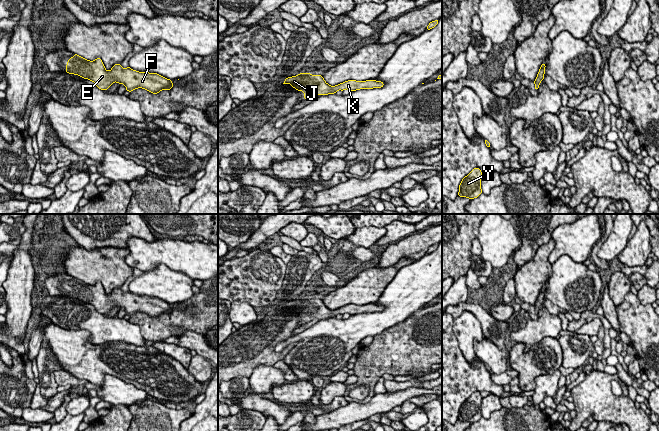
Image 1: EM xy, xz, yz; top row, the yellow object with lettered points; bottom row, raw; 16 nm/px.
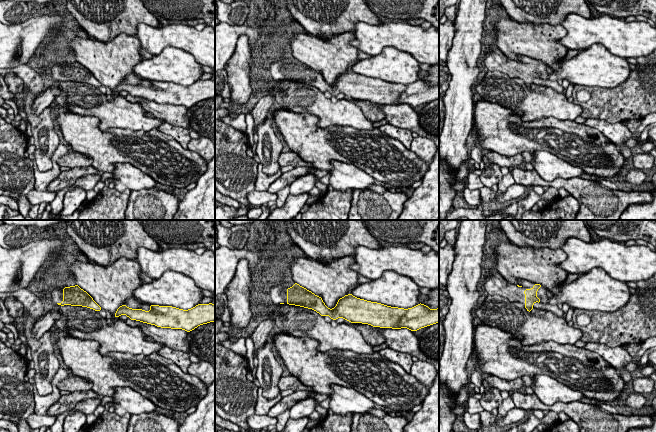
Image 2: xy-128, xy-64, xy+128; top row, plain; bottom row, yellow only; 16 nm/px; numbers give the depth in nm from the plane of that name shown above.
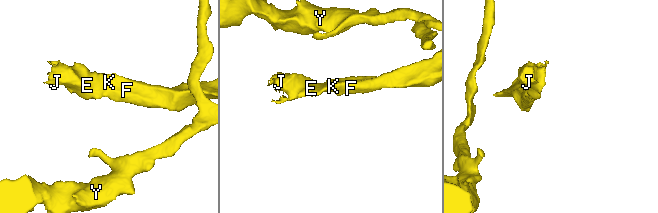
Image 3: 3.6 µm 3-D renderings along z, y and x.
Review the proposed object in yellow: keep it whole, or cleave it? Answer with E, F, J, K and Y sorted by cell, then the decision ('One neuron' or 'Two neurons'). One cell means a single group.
Groups: E F J K Y. One neuron

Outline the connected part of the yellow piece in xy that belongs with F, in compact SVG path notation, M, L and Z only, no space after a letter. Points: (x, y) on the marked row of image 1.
M77 54L67 61L66 73L91 80L101 90L107 90L114 82L124 84L129 92L143 88L157 94L161 90L170 90L173 87L172 80L157 73L139 72L130 67L124 69L120 64L115 64L107 71L100 58L89 61Z

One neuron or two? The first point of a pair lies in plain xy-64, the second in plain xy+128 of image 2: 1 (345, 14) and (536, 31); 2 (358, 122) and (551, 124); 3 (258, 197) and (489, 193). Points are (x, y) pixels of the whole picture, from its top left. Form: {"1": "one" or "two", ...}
{"1": "two", "2": "two", "3": "two"}

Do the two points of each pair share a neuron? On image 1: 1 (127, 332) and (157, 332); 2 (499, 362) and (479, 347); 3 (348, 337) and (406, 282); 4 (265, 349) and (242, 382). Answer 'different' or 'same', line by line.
1: different
2: same
3: same
4: different

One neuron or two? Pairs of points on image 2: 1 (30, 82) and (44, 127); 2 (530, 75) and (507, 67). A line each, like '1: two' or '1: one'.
1: one
2: one

